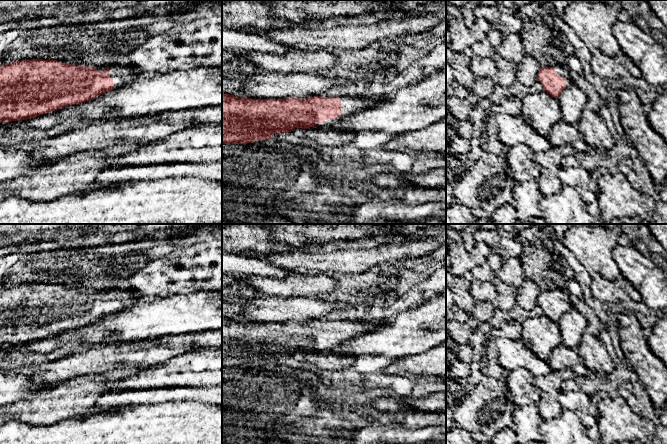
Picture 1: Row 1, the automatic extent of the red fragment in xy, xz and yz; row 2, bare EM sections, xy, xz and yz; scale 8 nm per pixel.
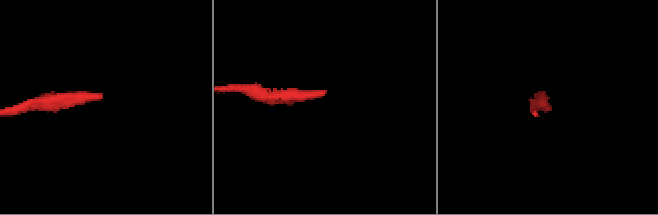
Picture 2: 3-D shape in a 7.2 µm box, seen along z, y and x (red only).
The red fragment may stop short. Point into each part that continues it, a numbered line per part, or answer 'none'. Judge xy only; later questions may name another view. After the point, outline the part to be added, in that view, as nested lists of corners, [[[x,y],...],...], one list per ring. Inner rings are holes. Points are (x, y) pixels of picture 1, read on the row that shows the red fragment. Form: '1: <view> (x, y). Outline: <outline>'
1: xy (121, 75). Outline: [[[114,64],[109,68],[109,77],[113,79],[113,88],[120,88],[121,86],[135,80],[143,73],[139,73],[139,69],[135,67],[121,66]]]

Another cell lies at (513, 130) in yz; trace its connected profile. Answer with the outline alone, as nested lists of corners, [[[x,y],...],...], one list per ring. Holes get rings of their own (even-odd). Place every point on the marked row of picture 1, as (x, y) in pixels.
[[[496,115],[498,137],[508,149],[517,144],[528,146],[533,153],[548,152],[552,145],[547,137],[539,135],[521,116]]]

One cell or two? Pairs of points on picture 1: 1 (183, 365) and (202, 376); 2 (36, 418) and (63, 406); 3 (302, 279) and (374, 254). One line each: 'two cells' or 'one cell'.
1: one cell
2: one cell
3: two cells

